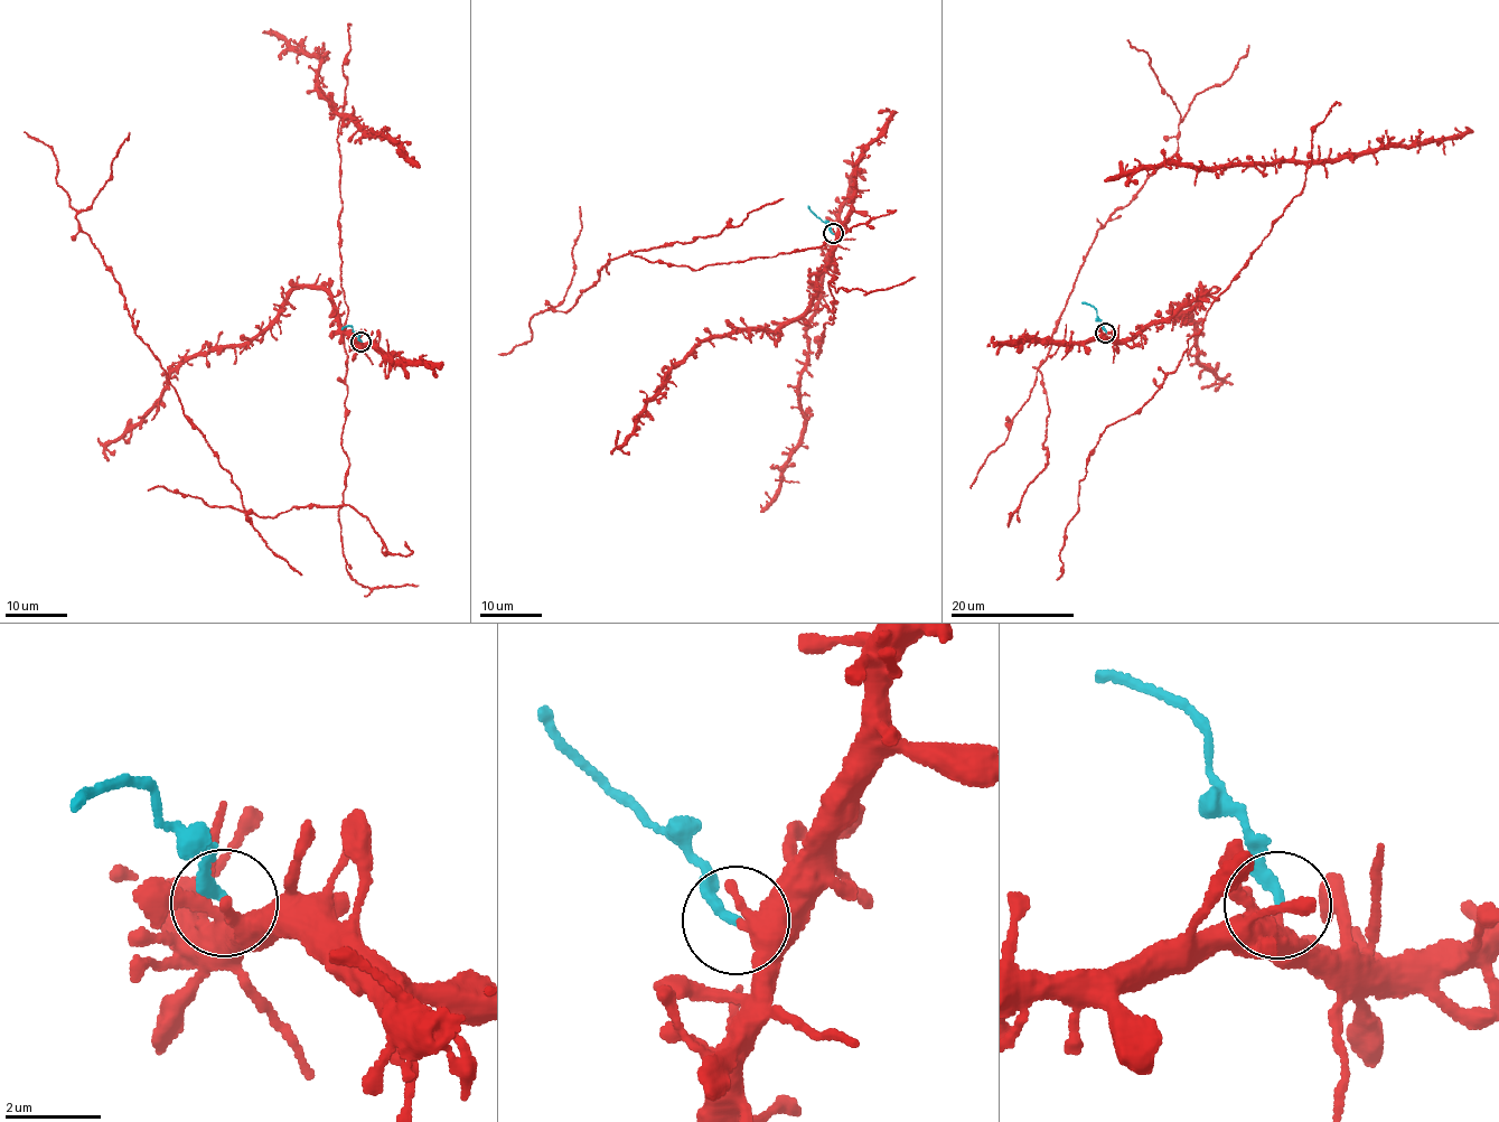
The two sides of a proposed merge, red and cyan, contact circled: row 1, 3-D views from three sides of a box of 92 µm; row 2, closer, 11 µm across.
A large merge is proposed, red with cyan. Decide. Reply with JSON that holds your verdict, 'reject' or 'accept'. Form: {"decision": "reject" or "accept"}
{"decision": "reject"}

